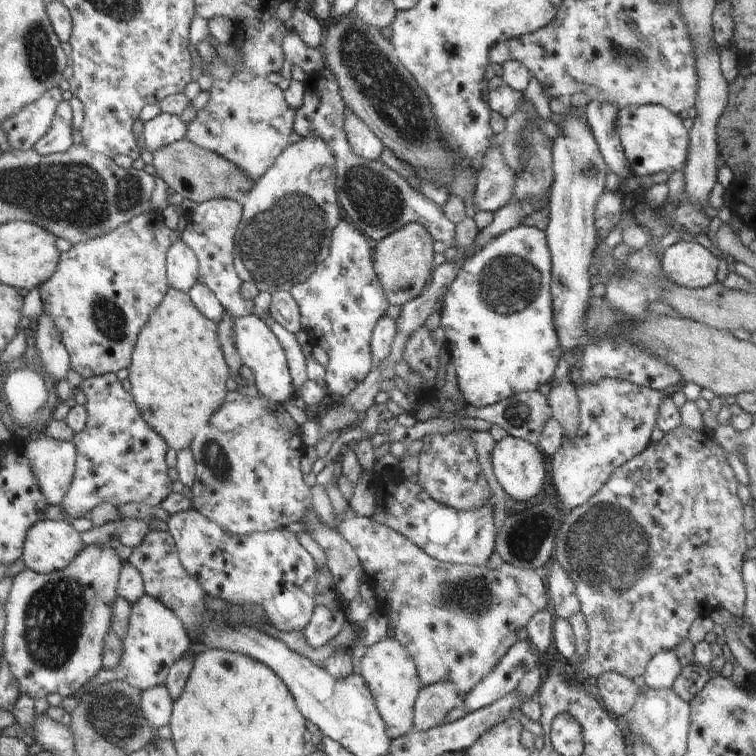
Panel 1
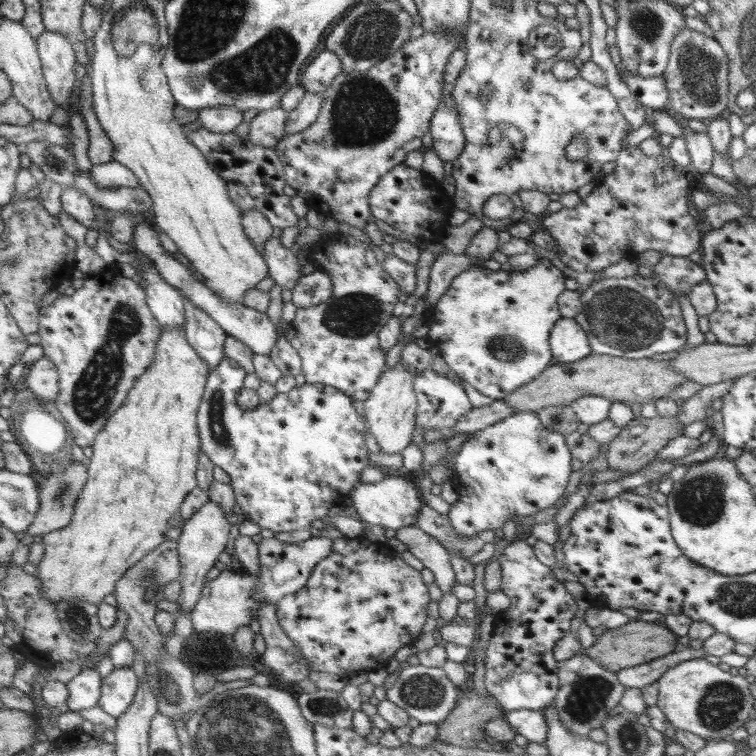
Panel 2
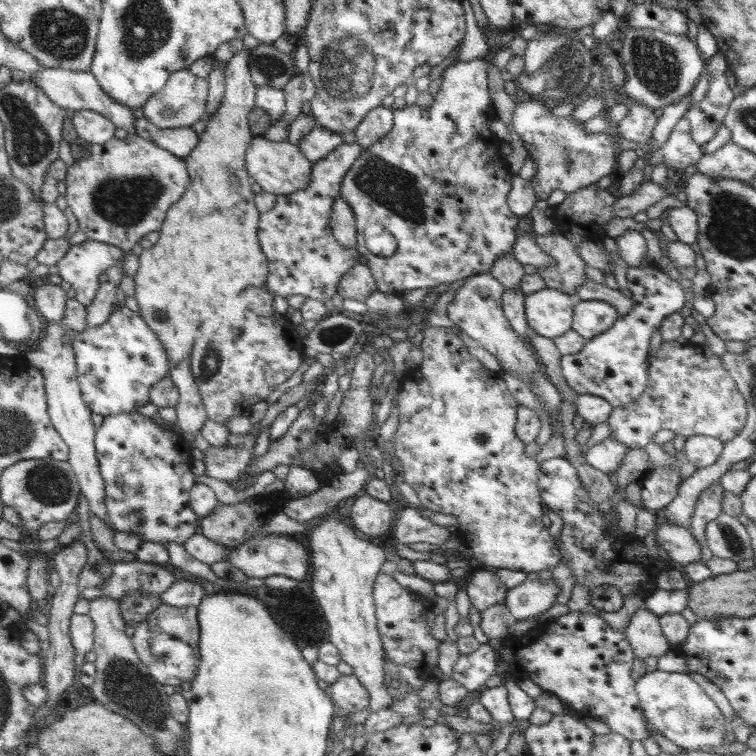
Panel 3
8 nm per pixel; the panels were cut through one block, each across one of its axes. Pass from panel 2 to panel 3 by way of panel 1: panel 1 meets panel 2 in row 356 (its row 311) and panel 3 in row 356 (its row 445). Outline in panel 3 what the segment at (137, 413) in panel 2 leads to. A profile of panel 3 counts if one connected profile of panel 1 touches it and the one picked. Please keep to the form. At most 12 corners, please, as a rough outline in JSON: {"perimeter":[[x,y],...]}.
{"perimeter":[[250,49],[134,275],[170,368],[267,258],[246,149]]}

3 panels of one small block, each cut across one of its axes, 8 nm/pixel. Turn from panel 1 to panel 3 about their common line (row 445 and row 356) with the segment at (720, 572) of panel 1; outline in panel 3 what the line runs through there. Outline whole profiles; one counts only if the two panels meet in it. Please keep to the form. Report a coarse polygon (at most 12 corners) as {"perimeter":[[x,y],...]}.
{"perimeter":[[686,341],[650,350],[648,386],[613,407],[615,440],[658,430],[723,444],[747,421],[720,357]]}

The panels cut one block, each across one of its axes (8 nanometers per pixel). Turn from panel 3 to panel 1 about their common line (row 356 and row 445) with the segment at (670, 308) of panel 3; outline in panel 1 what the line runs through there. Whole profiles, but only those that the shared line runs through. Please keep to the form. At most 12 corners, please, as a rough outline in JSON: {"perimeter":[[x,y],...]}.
{"perimeter":[[618,378],[576,388],[578,436],[548,487],[563,515],[646,450],[664,391]]}

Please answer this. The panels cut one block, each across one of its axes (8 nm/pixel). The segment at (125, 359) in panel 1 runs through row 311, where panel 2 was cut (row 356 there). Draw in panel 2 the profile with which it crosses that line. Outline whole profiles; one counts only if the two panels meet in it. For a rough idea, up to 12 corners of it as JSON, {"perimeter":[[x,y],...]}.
{"perimeter":[[107,264],[39,311],[58,412],[90,447],[154,363],[145,290]]}

